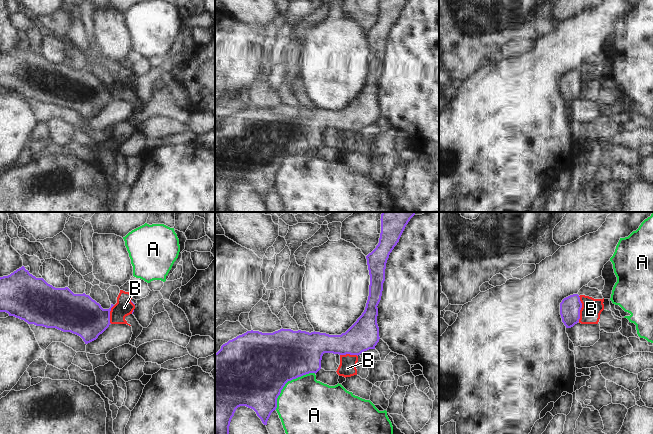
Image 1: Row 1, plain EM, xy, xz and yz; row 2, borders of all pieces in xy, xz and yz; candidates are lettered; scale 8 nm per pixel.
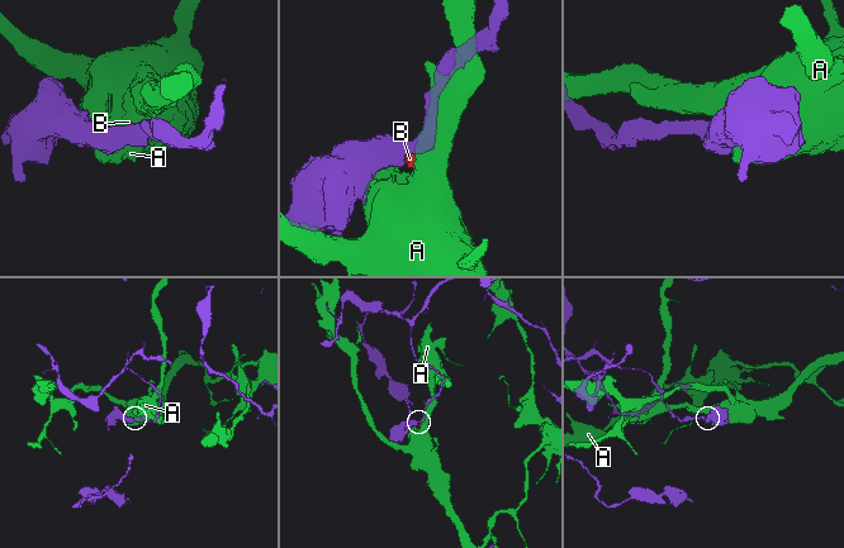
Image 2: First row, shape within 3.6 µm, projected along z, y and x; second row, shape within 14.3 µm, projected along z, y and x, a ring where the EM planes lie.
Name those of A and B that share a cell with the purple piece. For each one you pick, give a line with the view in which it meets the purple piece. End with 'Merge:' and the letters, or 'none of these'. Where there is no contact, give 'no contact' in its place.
B: meets purple in yz
Merge: B

